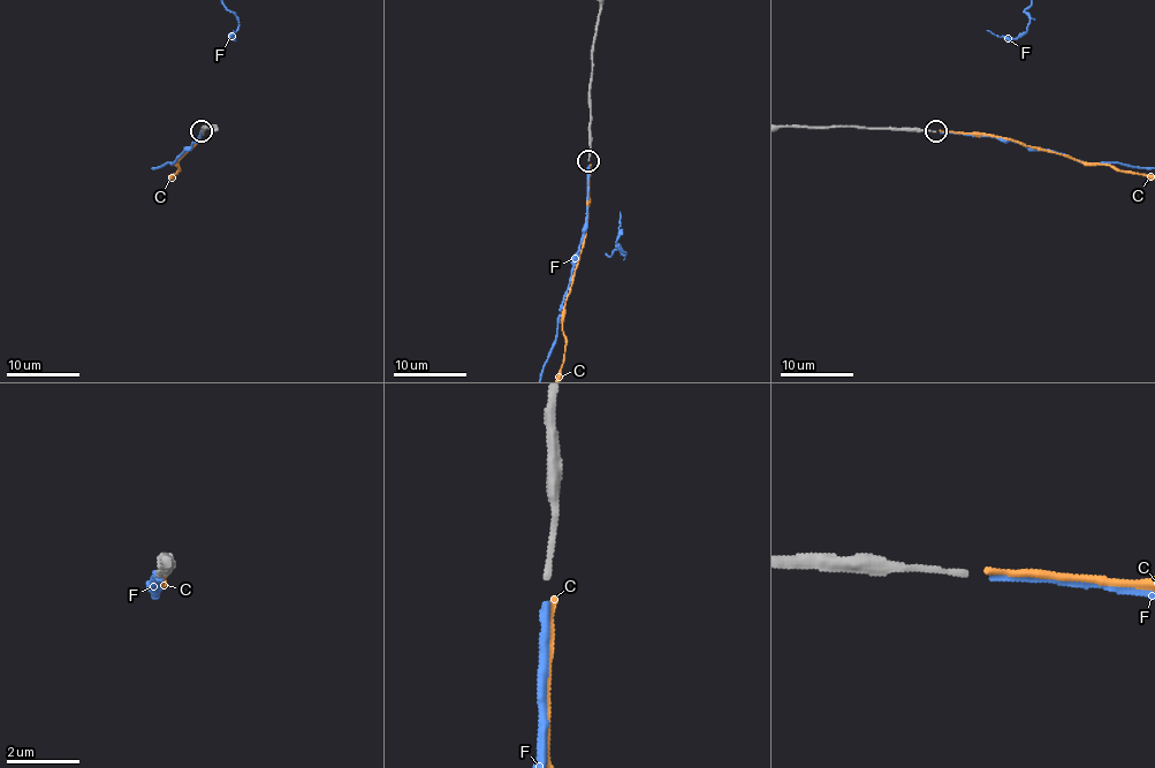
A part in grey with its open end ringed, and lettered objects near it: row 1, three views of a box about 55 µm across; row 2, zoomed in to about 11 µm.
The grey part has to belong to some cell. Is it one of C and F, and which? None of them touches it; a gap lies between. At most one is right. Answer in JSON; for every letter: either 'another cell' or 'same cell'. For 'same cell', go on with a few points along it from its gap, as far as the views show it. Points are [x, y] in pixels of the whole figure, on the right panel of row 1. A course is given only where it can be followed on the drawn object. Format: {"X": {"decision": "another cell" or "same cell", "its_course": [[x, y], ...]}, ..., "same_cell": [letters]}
{"C": {"decision": "another cell"}, "F": {"decision": "same cell"}, "same_cell": ["F"]}

